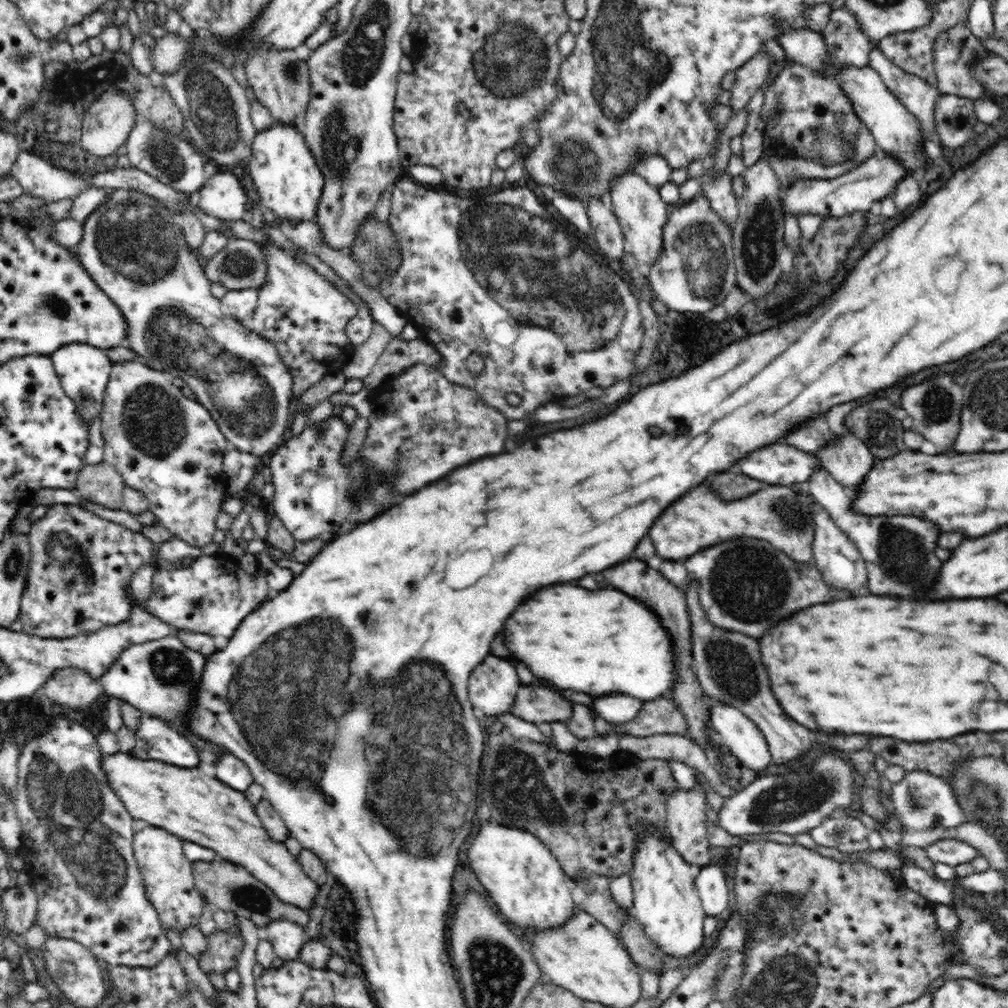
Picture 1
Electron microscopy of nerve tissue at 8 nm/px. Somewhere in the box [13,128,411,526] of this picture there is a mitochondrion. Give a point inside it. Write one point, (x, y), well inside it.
(178, 345)

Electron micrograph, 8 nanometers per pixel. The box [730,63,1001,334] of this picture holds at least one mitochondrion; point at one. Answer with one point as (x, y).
(758, 235)

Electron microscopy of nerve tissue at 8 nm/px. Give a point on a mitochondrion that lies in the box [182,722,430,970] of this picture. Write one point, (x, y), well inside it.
(247, 896)

